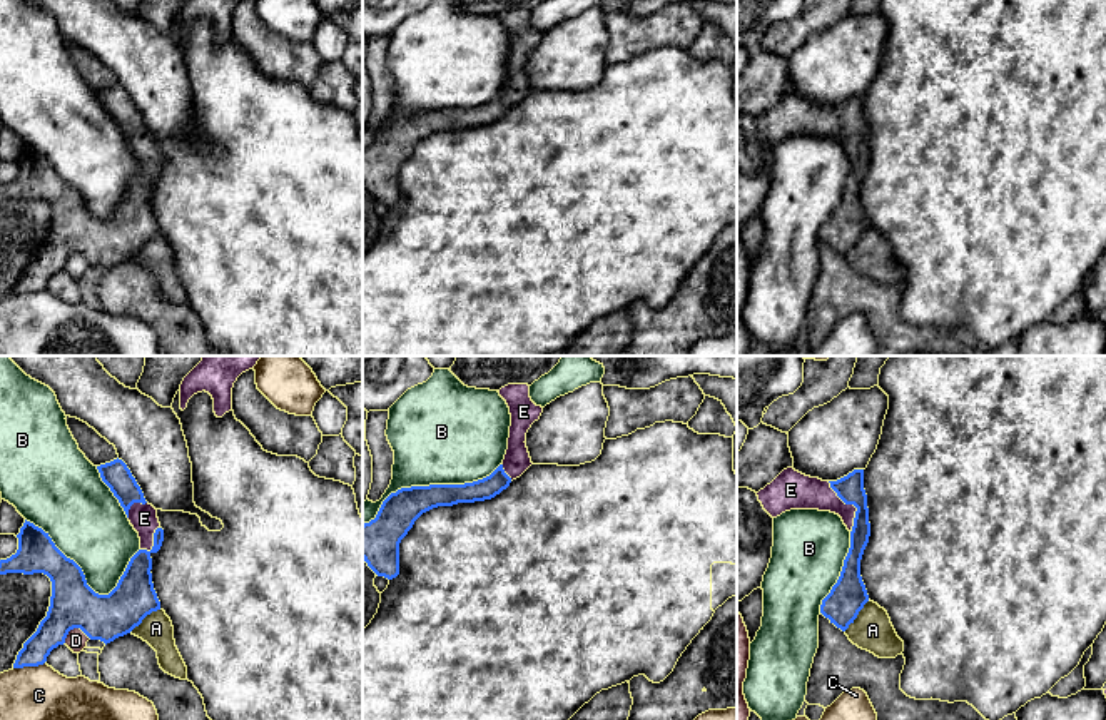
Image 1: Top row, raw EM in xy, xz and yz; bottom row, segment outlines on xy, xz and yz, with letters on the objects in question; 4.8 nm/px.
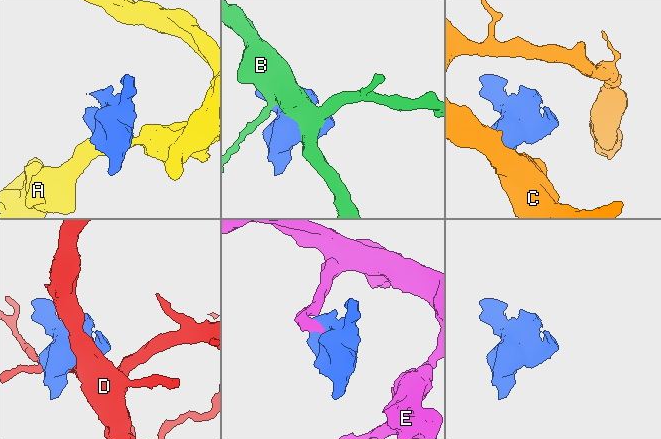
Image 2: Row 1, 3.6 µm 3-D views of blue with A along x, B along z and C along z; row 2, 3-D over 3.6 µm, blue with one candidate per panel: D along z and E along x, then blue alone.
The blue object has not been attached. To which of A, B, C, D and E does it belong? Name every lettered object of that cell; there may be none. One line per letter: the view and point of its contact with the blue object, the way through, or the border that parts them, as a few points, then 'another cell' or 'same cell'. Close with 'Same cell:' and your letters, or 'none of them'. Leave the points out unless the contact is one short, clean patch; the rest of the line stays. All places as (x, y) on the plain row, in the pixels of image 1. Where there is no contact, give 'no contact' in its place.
A: yz (857, 239) | another cell
B: xz (430, 111) | another cell
C: xy (29, 291) | another cell
D: xy (74, 253) | another cell
E: yz (852, 129) | same cell
Same cell: E

